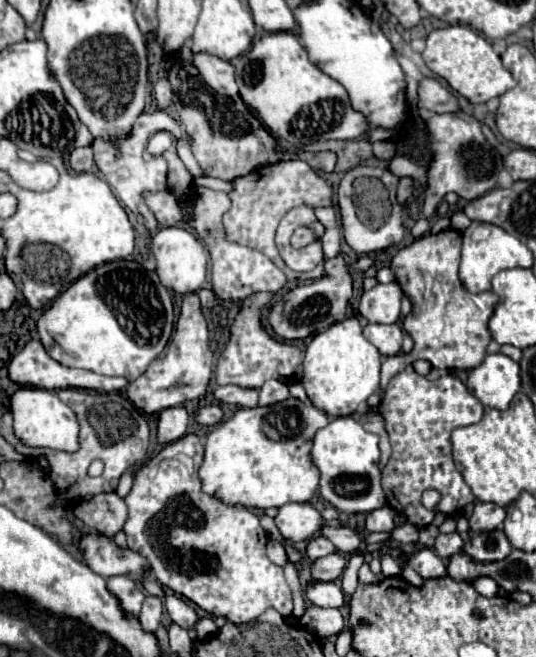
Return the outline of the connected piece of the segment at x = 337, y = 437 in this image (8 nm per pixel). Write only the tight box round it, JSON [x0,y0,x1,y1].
[311,417,385,513]

